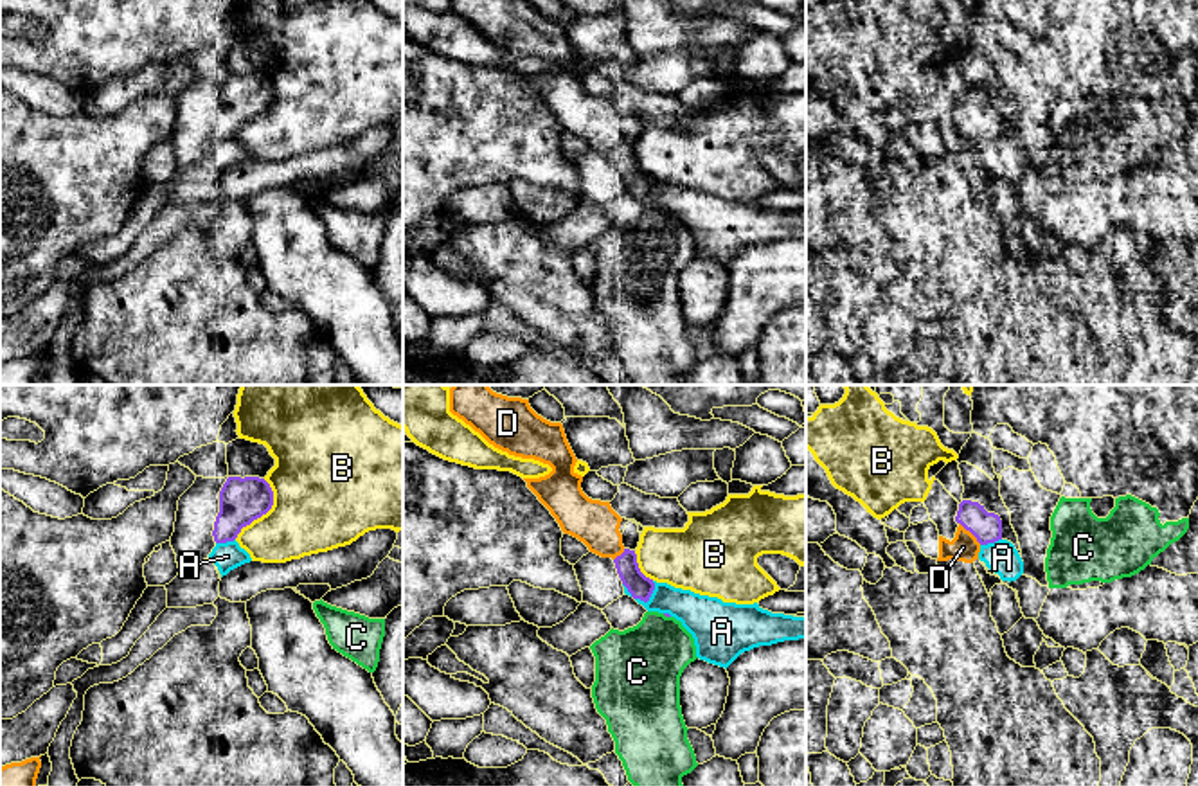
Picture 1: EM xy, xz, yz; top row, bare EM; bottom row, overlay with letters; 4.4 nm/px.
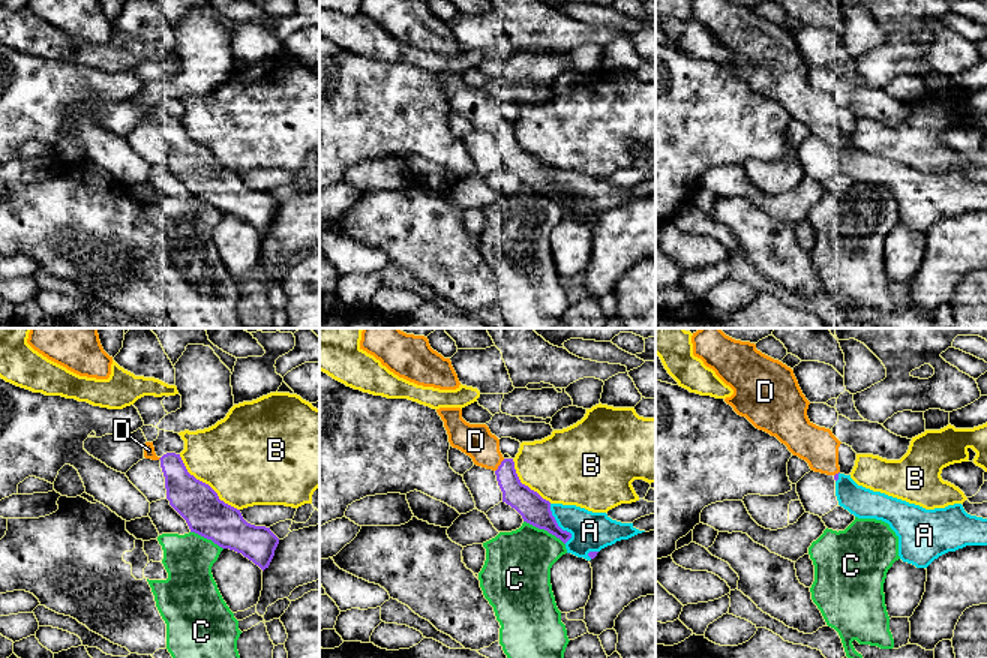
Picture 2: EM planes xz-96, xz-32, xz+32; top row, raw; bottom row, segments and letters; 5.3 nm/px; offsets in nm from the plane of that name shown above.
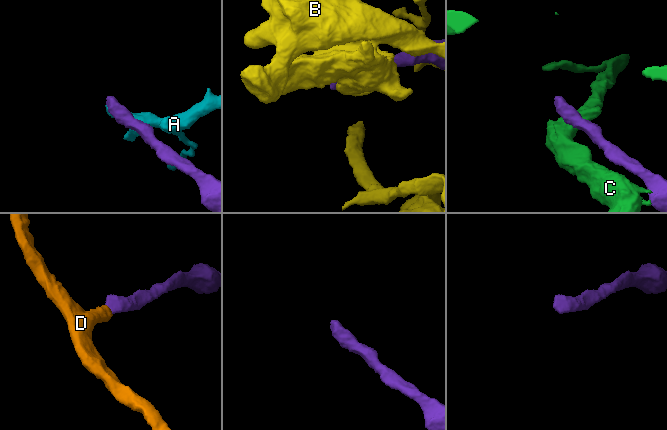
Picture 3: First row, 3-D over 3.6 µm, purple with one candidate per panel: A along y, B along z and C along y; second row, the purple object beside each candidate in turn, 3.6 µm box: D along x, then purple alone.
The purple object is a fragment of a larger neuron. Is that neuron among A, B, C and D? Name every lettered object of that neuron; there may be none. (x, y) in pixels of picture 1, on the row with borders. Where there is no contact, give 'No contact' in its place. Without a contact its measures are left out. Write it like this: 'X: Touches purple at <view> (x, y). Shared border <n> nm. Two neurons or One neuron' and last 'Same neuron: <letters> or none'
A: Touches purple at xz (650, 596). Shared border 120 nm. Two neurons
B: Touches purple at xy (265, 513). Shared border 300 nm. Two neurons
C: Touches purple at xz (666, 616). Shared border 40 nm. Two neurons
D: Touches purple at yz (970, 531). Shared border 140 nm. One neuron
Same neuron: D

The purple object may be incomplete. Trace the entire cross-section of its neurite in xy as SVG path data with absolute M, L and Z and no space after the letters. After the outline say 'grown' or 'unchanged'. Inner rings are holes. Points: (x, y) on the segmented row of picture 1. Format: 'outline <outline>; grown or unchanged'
outline M228 477L219 491L219 513L214 522L214 541L234 541L243 527L266 514L273 505L273 491L259 477Z; unchanged

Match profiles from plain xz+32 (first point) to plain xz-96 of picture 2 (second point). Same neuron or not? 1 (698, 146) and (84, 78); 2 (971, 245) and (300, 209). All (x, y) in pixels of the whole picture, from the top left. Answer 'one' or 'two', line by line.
1: one
2: one

